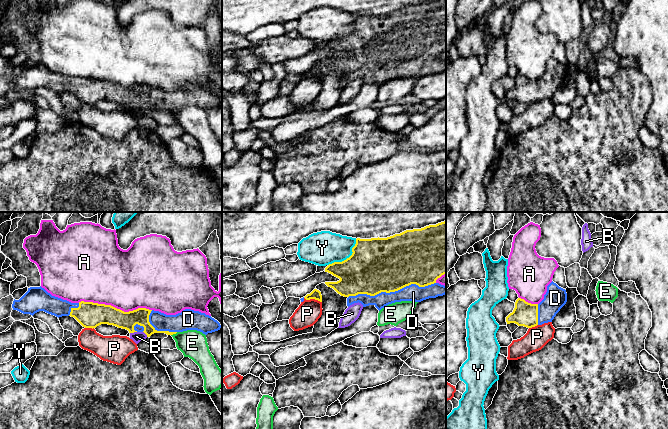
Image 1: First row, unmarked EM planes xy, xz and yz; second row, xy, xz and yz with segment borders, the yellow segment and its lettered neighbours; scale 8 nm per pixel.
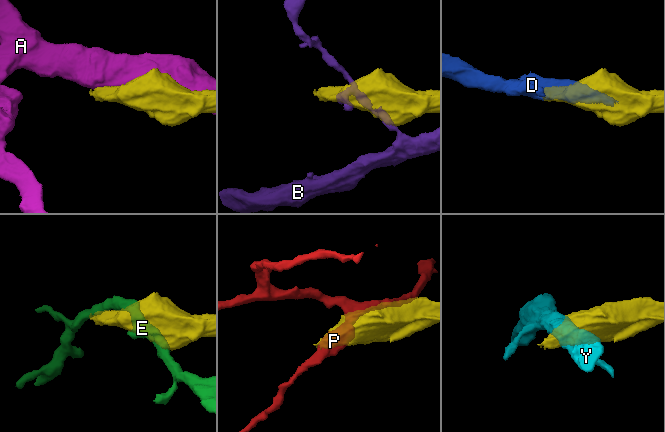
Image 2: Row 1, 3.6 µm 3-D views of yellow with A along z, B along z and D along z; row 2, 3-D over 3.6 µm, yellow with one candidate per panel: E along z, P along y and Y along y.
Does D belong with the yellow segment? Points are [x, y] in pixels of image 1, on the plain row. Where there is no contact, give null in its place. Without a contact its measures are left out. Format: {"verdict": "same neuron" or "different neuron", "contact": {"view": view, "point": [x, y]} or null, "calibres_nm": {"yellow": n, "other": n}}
{"verdict": "same neuron", "contact": {"view": "xz", "point": [391, 67]}, "calibres_nm": {"yellow": 440, "other": 140}}

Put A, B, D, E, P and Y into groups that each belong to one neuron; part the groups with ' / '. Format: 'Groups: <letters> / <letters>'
Groups: A / B / D / E / P / Y

